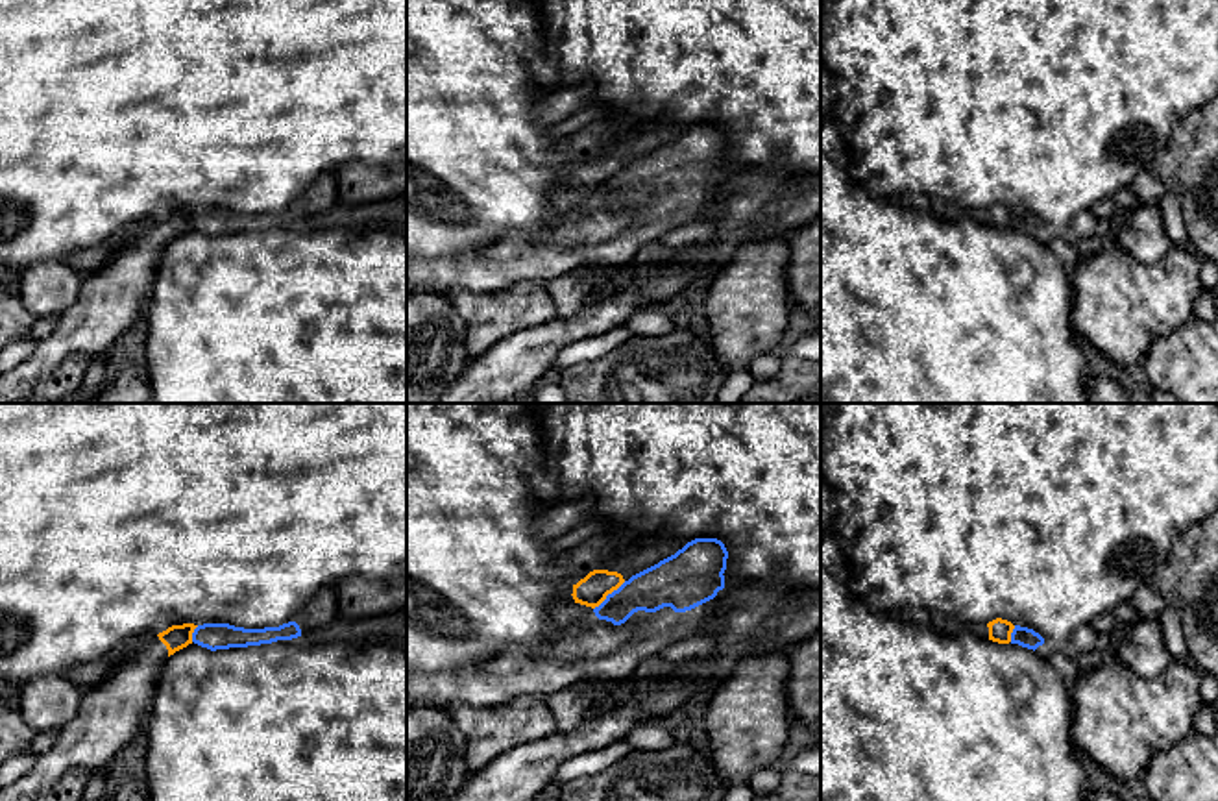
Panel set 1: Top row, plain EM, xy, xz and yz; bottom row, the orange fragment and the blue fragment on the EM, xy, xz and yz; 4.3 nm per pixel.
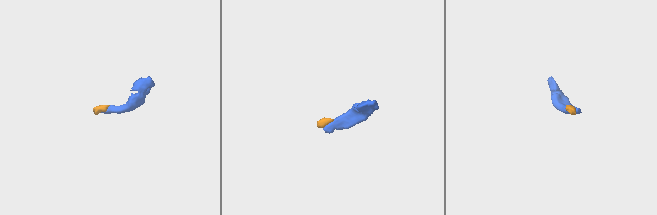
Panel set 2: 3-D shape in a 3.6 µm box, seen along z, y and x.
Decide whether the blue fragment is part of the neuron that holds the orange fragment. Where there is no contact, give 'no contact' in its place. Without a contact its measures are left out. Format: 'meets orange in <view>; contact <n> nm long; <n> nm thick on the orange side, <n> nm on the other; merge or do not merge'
meets orange in xz; contact 190 nm long; 140 nm thick on the orange side, 190 nm on the other; do not merge

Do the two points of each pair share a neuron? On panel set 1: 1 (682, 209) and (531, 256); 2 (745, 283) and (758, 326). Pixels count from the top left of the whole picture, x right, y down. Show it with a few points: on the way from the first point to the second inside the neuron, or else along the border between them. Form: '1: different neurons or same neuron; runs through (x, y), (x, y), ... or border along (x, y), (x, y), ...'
1: same neuron; runs through (645, 228), (616, 252), (568, 258)
2: same neuron; runs through (745, 295), (747, 315)

